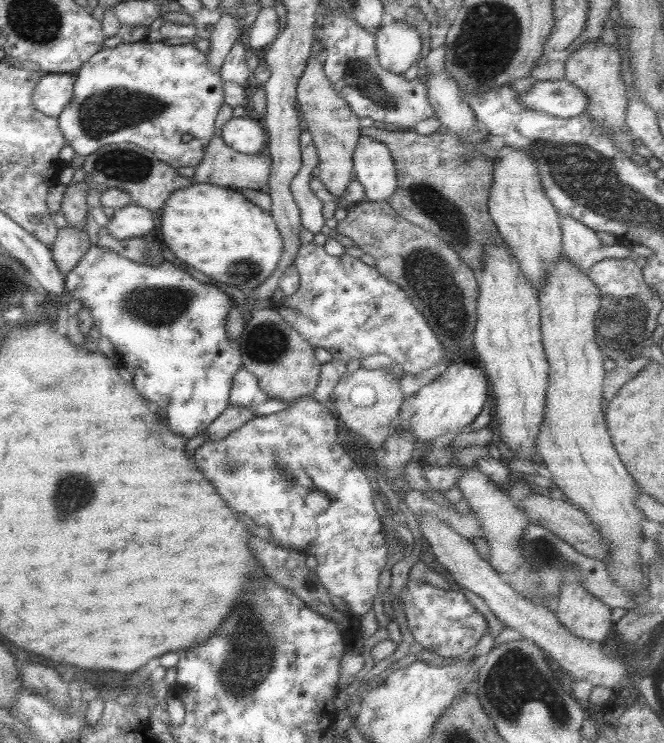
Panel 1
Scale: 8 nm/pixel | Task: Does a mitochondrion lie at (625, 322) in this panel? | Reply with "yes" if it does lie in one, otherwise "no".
yes

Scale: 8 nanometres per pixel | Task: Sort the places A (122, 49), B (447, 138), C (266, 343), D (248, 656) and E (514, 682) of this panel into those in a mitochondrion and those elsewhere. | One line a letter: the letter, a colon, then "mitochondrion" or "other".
A: other
B: other
C: mitochondrion
D: mitochondrion
E: mitochondrion

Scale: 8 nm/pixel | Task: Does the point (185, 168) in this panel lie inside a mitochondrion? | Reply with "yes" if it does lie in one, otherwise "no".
no

